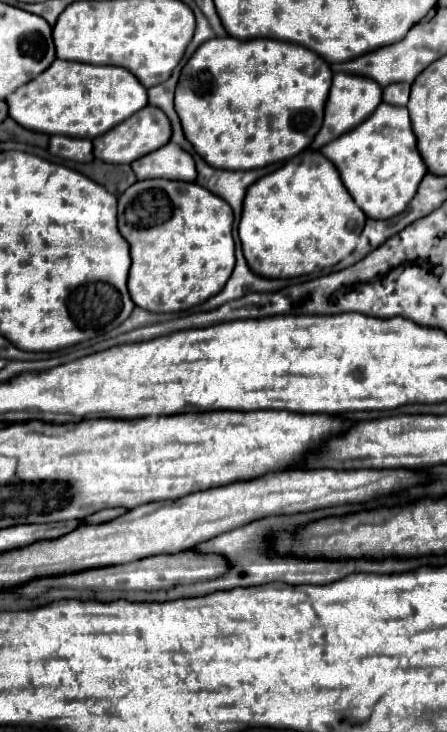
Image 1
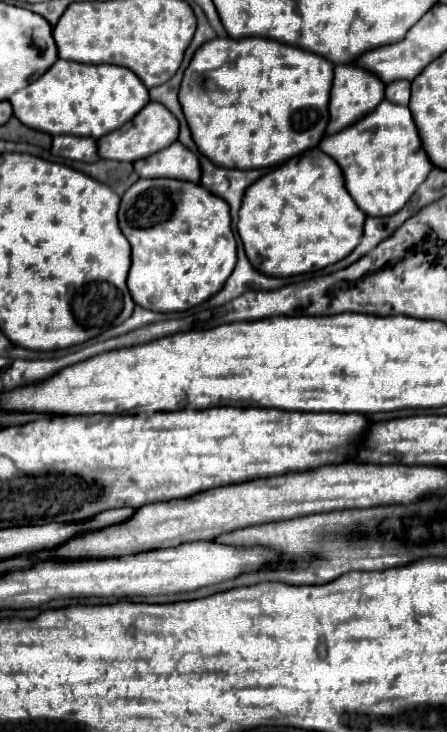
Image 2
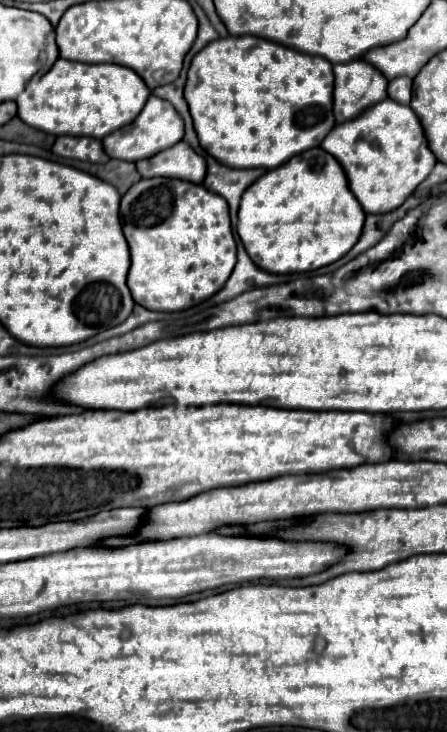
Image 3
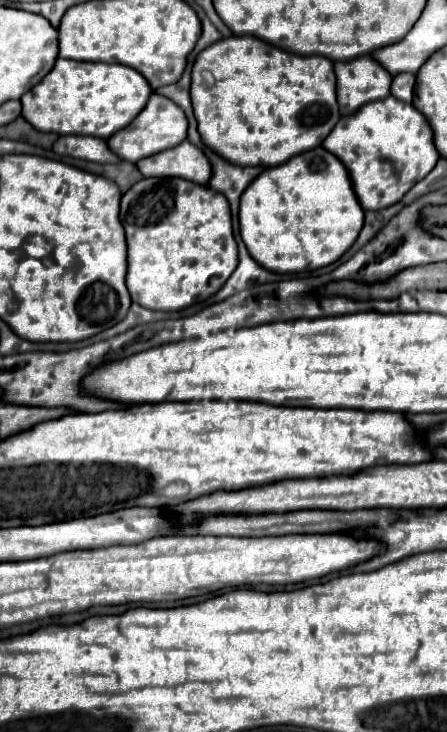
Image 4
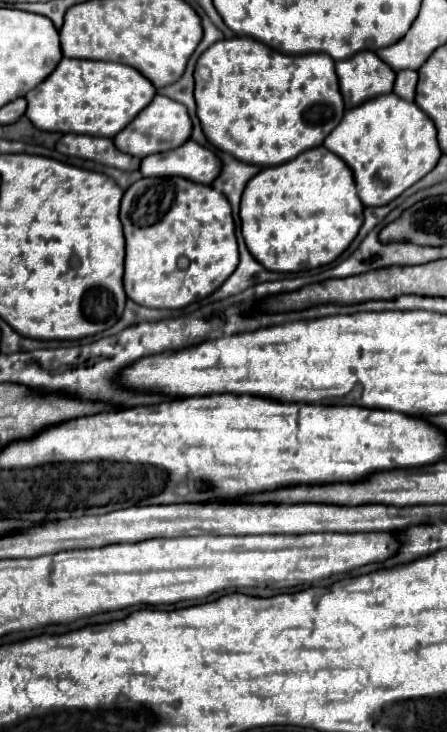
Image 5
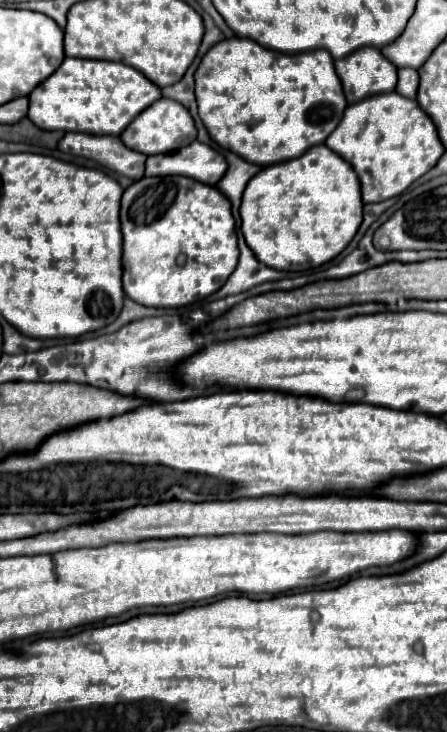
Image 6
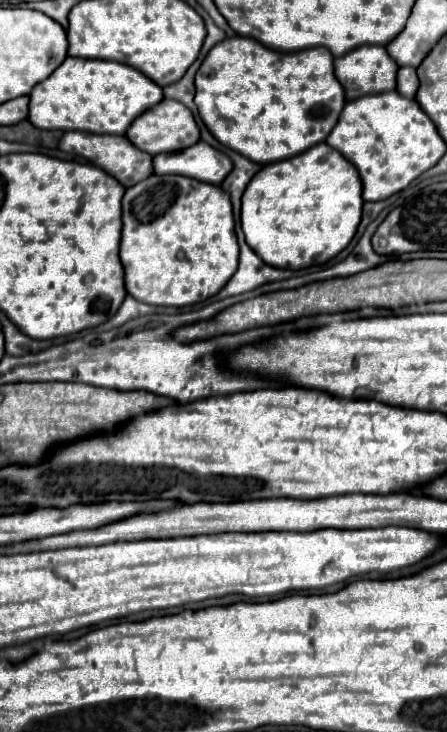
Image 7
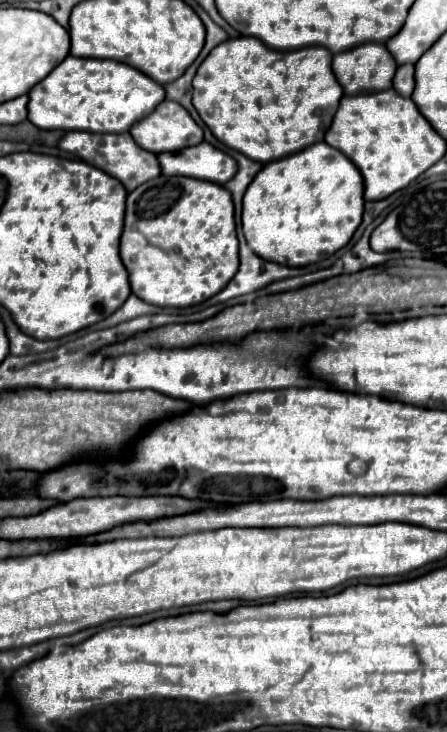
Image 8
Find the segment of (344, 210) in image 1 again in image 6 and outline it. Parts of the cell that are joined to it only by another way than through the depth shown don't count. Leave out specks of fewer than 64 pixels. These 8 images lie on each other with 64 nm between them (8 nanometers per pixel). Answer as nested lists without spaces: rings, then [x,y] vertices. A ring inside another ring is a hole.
[[[324,144],[296,160],[262,168],[244,190],[242,234],[262,264],[284,272],[304,272],[336,258],[362,224],[360,182],[342,158]]]

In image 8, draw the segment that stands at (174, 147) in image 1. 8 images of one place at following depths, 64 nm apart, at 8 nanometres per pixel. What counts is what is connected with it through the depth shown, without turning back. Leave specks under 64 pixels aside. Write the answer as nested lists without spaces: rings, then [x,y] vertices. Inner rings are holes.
[[[200,142],[180,152],[158,154],[164,176],[192,176],[198,180],[212,180],[226,184],[238,170],[236,162],[208,142]]]

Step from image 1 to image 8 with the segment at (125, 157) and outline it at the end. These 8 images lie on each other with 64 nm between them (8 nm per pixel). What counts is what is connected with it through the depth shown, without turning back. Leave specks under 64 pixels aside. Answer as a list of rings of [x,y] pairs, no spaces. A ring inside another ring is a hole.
[[[162,100],[154,112],[130,128],[132,138],[148,152],[176,152],[202,142],[202,130],[188,110],[172,100]]]

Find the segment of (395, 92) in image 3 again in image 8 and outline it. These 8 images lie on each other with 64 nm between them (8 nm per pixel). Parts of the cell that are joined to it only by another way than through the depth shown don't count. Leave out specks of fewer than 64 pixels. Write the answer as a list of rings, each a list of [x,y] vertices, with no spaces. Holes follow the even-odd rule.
[[[402,64],[396,70],[394,76],[394,90],[400,92],[402,96],[410,96],[414,92],[416,80],[414,80],[414,66],[412,64]]]

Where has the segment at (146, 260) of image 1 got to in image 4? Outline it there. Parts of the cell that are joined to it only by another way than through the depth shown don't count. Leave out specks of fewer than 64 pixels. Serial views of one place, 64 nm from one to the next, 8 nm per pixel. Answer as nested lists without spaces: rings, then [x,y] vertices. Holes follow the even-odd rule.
[[[144,178],[140,182],[136,182],[124,196],[120,202],[120,220],[122,226],[126,230],[126,242],[128,242],[128,274],[126,274],[126,286],[130,290],[132,302],[150,308],[150,310],[162,310],[162,312],[174,312],[174,310],[182,310],[188,308],[196,302],[202,302],[206,298],[210,298],[212,294],[216,294],[222,286],[224,280],[228,280],[228,276],[234,272],[236,264],[238,264],[238,248],[236,248],[236,240],[232,234],[232,220],[230,220],[230,208],[228,208],[228,200],[224,200],[224,196],[220,196],[220,192],[214,192],[212,188],[204,186],[204,184],[192,184],[190,180],[182,180],[182,178]]]

